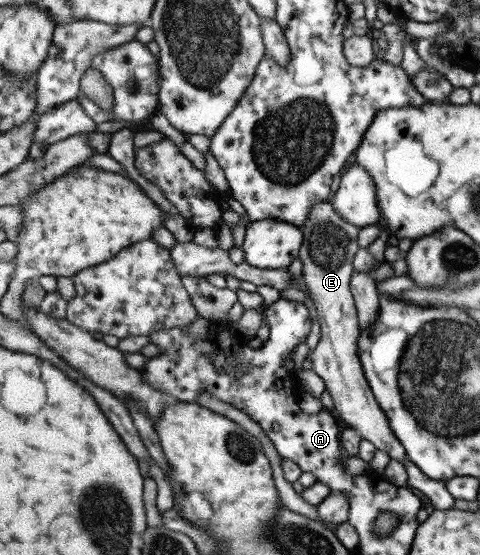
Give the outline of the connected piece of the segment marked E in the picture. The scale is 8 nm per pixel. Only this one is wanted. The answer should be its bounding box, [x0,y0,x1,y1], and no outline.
[299,200,409,465]

